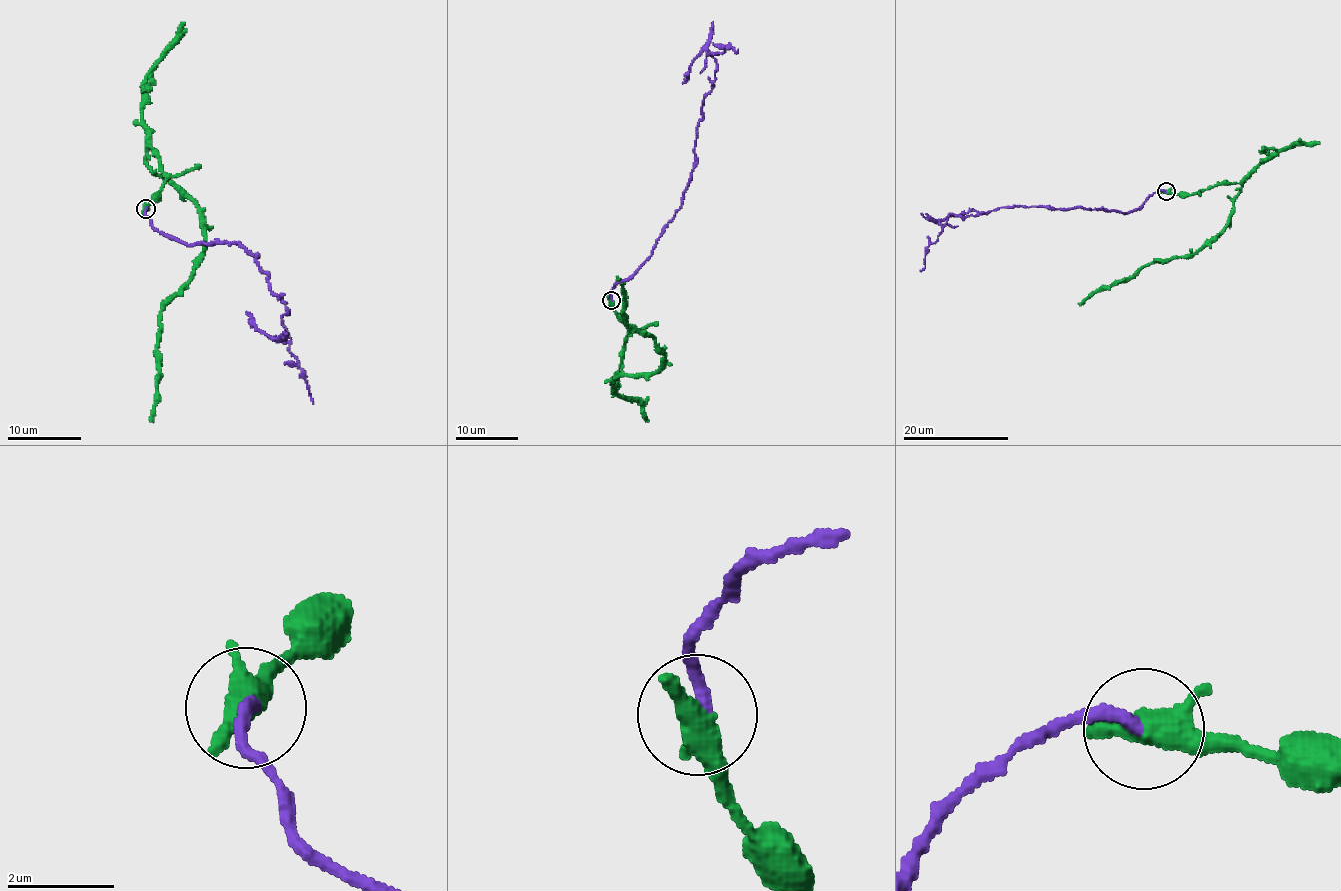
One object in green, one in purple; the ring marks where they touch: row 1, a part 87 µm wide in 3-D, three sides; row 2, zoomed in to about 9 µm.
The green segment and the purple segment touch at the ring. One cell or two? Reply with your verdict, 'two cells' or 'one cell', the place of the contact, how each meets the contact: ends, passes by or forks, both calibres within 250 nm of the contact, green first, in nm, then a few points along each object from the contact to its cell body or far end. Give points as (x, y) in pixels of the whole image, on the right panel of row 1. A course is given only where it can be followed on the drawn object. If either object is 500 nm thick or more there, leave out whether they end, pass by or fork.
two cells; at (1166, 191); green forks there; purple ends there; 400 nm thick on the green side, 240 nm on the other; green runs (1166, 192), (1186, 195), (1218, 184), (1241, 184), (1229, 219), (1221, 232), (1194, 252), (1145, 265), (1078, 303); purple runs (1166, 192), (1157, 191), (1125, 214), (997, 207), (965, 217), (952, 213), (943, 229), (940, 222), (973, 208)

